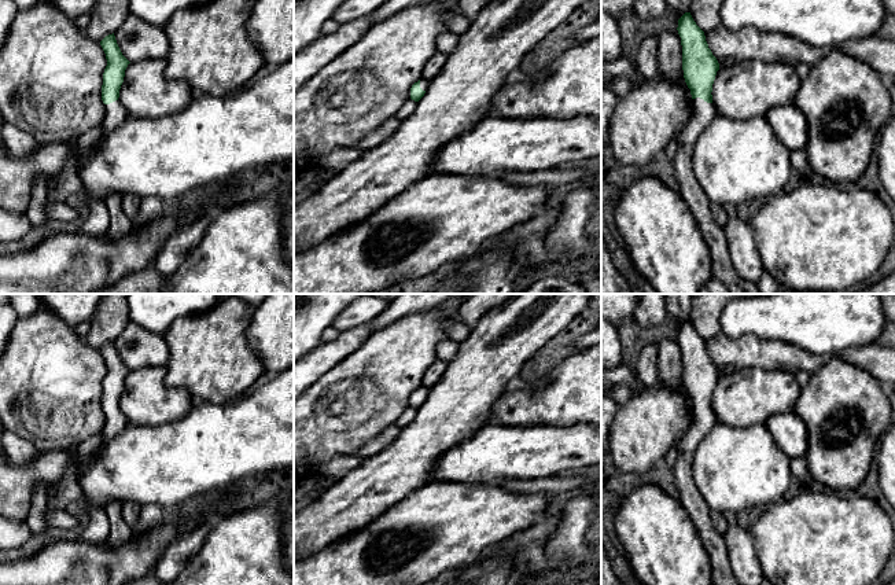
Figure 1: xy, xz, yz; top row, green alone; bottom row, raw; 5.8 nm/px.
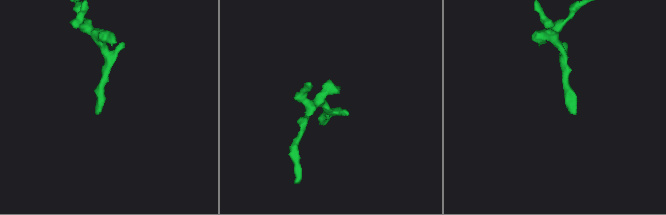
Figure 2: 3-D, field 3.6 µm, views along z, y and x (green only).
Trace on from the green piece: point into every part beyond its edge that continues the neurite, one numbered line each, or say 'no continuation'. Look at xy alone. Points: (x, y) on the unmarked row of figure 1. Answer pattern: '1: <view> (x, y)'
1: xy (115, 422)

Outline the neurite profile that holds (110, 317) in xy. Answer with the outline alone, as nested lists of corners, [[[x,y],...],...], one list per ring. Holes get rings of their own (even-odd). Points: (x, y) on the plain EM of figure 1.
[[[104,294],[89,320],[85,342],[100,350],[115,341],[129,323],[126,294]]]

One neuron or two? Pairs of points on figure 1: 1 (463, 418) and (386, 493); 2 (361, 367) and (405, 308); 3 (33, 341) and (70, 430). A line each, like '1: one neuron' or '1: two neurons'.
1: one neuron
2: two neurons
3: one neuron

